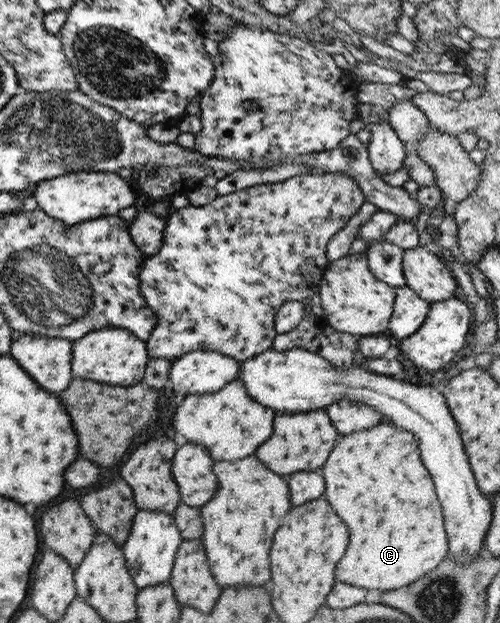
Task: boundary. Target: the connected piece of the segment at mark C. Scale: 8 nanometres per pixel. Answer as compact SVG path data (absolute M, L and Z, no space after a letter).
M391 424L343 436L321 466L325 500L349 530L349 546L335 566L335 580L385 592L433 570L447 556L441 508L421 466L413 434Z

